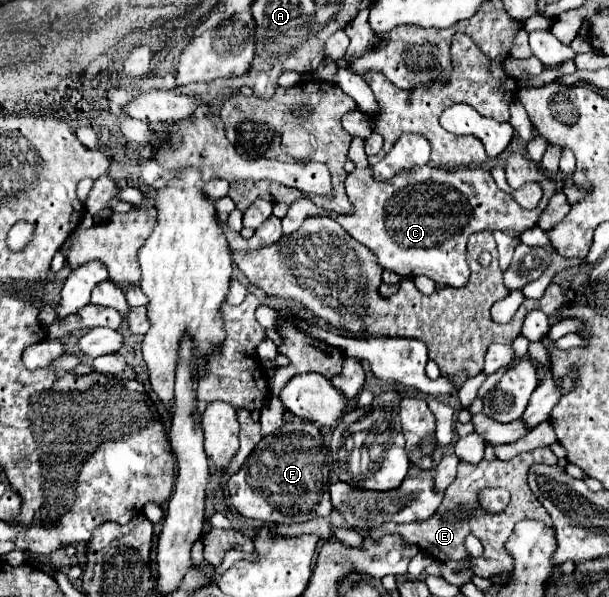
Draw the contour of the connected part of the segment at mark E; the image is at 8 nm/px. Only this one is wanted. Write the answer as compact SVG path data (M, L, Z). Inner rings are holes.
M543 447L543 449L529 451L529 453L521 453L521 455L513 457L511 461L499 461L499 459L487 461L487 459L483 459L477 465L459 463L455 481L447 487L443 503L439 505L437 513L429 521L413 521L413 523L403 523L403 525L383 523L375 529L361 529L361 535L377 541L383 535L397 533L397 535L401 535L403 541L417 545L419 549L423 549L425 553L429 553L437 561L469 561L471 569L477 569L481 565L481 573L475 573L477 577L489 579L495 573L511 573L513 559L505 553L505 541L509 539L513 525L521 519L535 519L535 521L545 521L547 525L551 525L547 511L537 501L537 497L533 497L533 491L527 485L527 471L533 463L557 465L557 457L553 455L553 451L549 447ZM487 487L503 487L511 493L511 503L507 505L507 509L503 513L487 515L479 507L477 491L487 489ZM467 535L475 535L483 543L481 557L469 557L469 553L465 549L465 537Z

